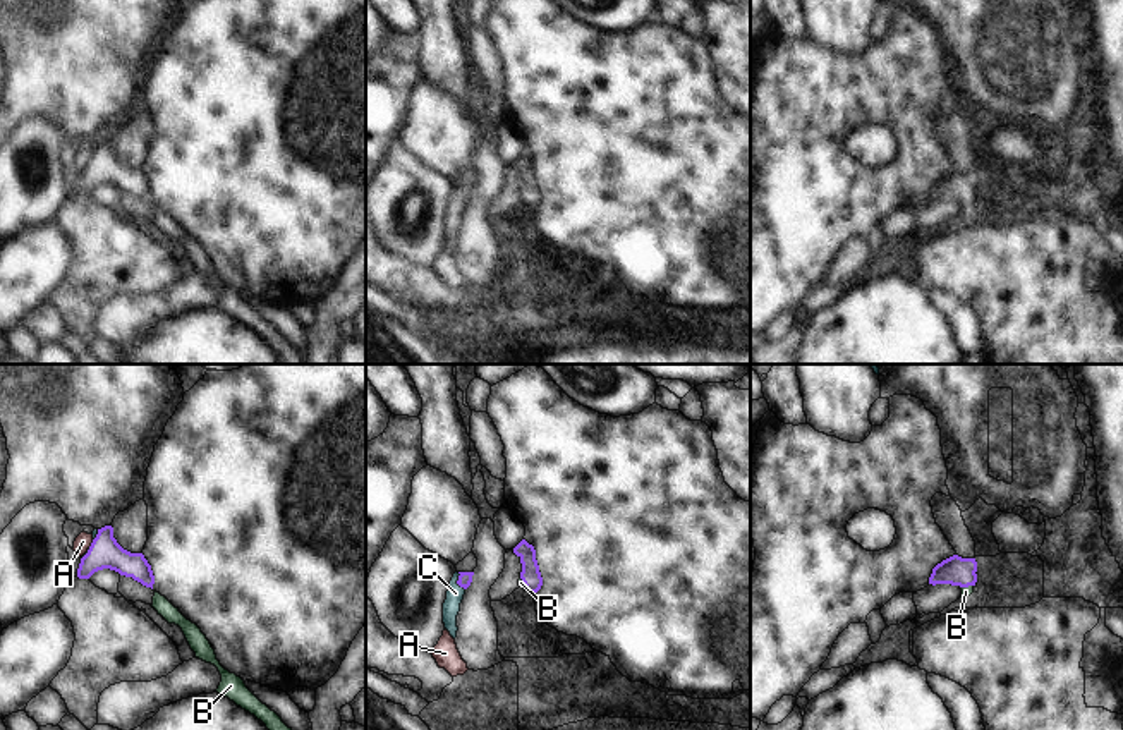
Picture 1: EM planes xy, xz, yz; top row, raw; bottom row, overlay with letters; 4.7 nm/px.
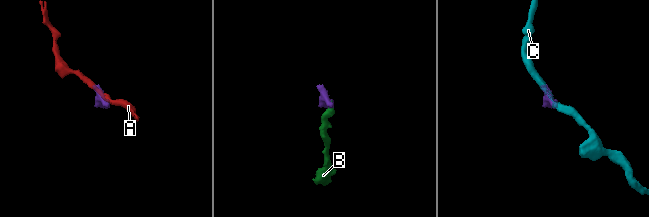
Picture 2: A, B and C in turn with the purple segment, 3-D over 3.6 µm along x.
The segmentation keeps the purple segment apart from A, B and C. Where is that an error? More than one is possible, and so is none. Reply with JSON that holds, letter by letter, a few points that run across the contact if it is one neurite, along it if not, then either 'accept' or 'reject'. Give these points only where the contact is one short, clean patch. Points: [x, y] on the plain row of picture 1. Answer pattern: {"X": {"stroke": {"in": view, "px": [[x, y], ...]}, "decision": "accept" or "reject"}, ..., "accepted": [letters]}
{"A": {"stroke": {"in": "xy", "px": [[93, 155], [88, 162]]}, "decision": "reject"}, "B": {"stroke": {"in": "yz", "px": [[955, 186], [965, 201], [965, 206]]}, "decision": "accept"}, "C": {"stroke": {"in": "xz", "px": [[464, 196], [457, 196], [455, 208]]}, "decision": "accept"}, "accepted": ["B", "C"]}

